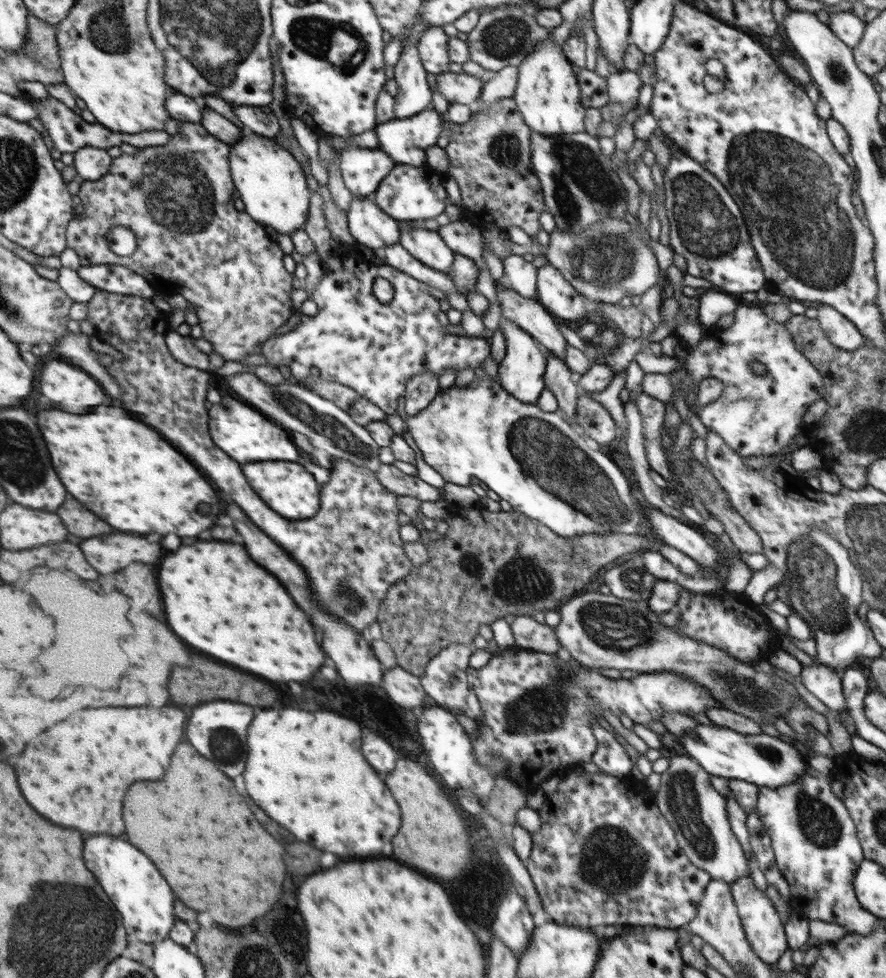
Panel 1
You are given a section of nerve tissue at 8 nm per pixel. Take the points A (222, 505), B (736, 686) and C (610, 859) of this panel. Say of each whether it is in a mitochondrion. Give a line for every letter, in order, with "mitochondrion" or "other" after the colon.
A: other
B: mitochondrion
C: mitochondrion

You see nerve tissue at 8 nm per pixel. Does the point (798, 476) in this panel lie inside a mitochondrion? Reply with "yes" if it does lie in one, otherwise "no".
no

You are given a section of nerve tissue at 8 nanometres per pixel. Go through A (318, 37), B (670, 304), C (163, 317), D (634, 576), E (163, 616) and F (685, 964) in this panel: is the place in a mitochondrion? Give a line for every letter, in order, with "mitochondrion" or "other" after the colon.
A: mitochondrion
B: other
C: other
D: mitochondrion
E: other
F: other

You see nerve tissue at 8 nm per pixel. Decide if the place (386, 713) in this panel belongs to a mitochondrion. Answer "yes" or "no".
no

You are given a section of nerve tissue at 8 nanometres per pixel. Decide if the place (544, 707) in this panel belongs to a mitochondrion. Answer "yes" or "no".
yes

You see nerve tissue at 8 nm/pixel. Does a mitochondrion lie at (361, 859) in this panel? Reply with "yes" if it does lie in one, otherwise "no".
no

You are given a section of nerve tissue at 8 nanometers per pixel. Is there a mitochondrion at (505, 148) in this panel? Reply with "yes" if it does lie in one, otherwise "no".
yes

